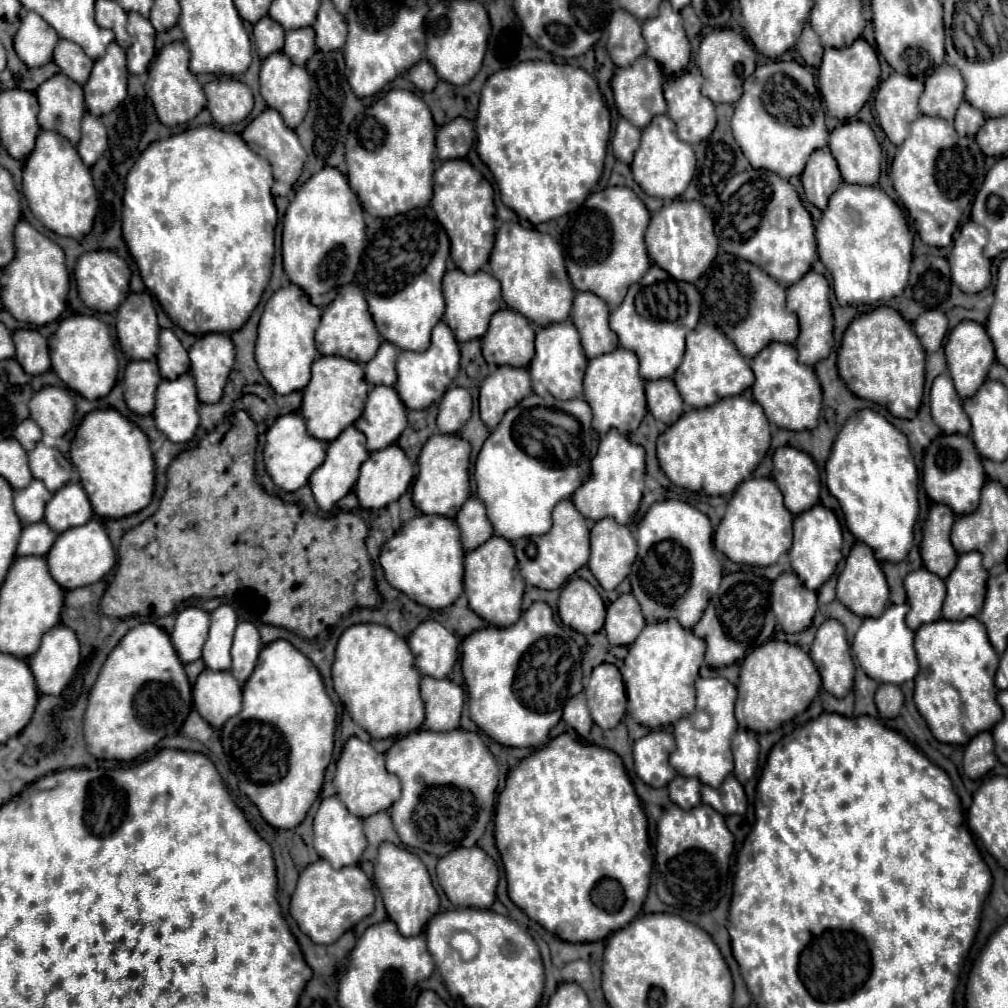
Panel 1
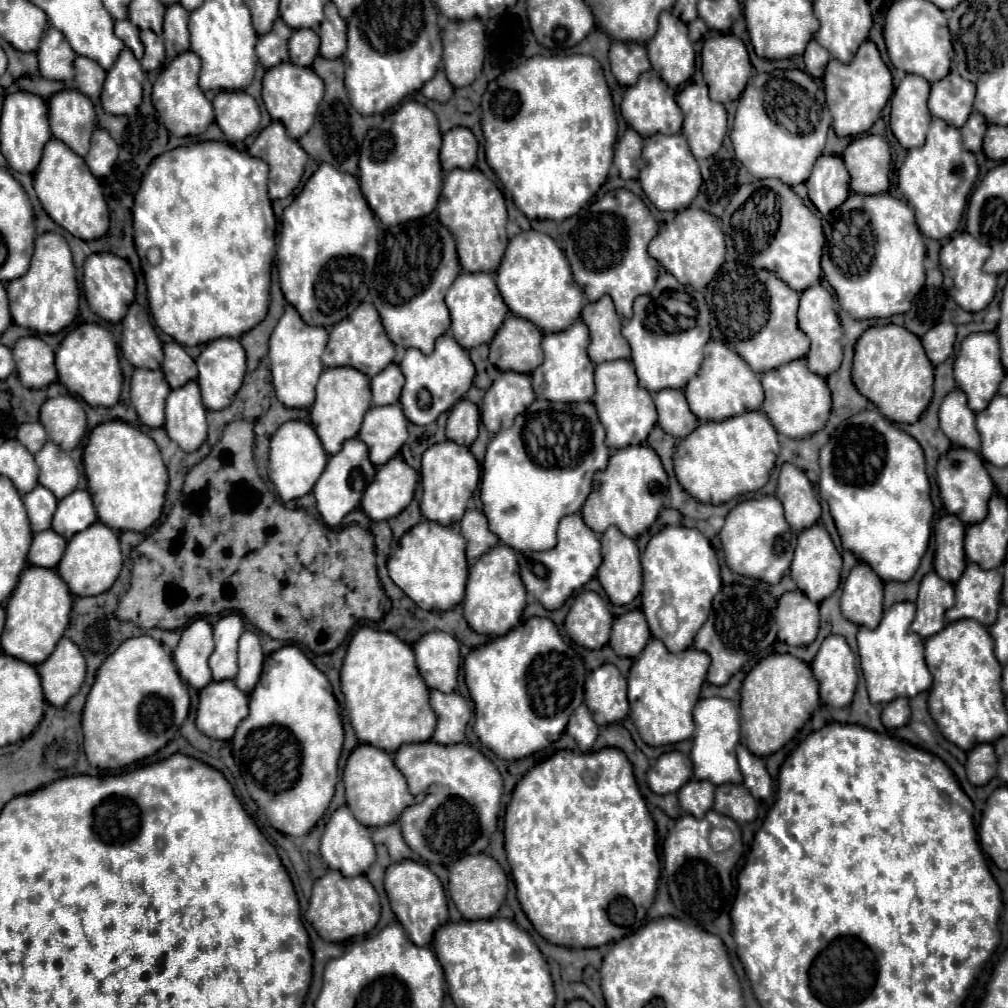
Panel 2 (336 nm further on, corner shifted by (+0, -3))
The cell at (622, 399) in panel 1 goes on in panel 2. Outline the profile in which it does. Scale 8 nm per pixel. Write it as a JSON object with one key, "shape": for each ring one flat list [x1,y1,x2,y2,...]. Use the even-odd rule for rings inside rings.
{"shape":[[611,360,597,364,595,386,597,392,593,396,593,404,599,412,601,424,605,424,607,446,611,450,619,450,629,444,643,444,657,422,657,410,651,394,645,392,645,388,639,388,637,374,633,372,633,364,629,360]]}

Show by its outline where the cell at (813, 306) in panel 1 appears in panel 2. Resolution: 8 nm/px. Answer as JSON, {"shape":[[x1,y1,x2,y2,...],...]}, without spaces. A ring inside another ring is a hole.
{"shape":[[821,284,807,288,801,294,801,304,799,304,799,312,797,312,797,320,799,320,799,328,809,336,811,340,811,350,807,354,807,364,809,368,813,368,813,372,817,372,819,376,829,376,831,372,835,372,841,364,843,358,843,346,841,346,841,322,839,316,835,312,835,304,831,298,831,292,825,290]]}

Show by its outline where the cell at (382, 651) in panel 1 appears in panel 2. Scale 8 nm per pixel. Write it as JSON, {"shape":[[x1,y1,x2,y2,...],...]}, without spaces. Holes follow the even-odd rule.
{"shape":[[359,628,347,648,347,656,341,668,341,692,345,694,345,708,353,730,363,744,377,746,385,752,397,752,401,744,413,744,429,740,435,732,437,716,429,704,429,688,421,680,415,664,415,654,409,644,393,636,391,632,379,632,373,628]]}

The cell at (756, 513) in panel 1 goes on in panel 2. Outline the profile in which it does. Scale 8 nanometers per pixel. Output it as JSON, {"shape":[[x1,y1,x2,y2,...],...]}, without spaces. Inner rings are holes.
{"shape":[[775,496,745,500,737,504,727,514,719,538,723,544,727,566,741,576,777,584,789,572,795,538,793,534,789,534,789,524,785,524,785,516,781,516,781,502]]}

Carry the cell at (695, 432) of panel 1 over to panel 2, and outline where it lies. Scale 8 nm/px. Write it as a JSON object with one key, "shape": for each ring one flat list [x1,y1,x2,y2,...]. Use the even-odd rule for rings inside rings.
{"shape":[[745,412,741,416,733,416,723,422,699,424,685,440,679,440,675,456,673,456,673,466,675,466,675,476,677,476,679,484,693,498,697,498,699,502,705,502,705,504,725,504,739,494,761,490,769,480,777,454,779,454,777,432,775,432,773,424,769,422,769,418,765,416,765,412]]}

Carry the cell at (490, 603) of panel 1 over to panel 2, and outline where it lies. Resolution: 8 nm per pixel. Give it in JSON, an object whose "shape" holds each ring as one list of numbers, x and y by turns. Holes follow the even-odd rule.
{"shape":[[497,544,485,556,481,556,481,560,475,560,469,568,463,614,475,632,497,638,519,624,523,608,525,608,525,598,527,598,527,592,519,578,515,550,505,544]]}

